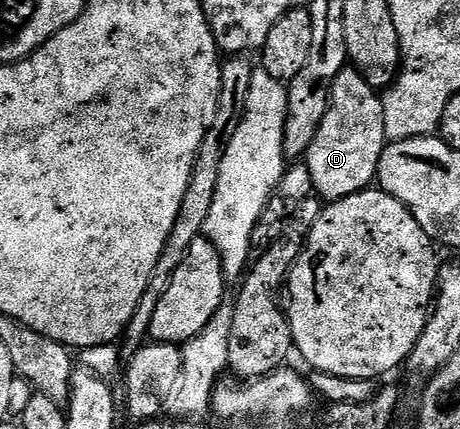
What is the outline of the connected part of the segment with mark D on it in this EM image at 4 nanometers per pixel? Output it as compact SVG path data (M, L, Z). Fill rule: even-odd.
M348 66L336 78L330 95L330 104L321 120L320 130L306 155L313 182L313 188L318 196L322 196L327 203L334 203L350 197L354 193L369 189L377 179L380 156L387 144L384 126L384 108L381 95L377 89L368 85L358 70Z

